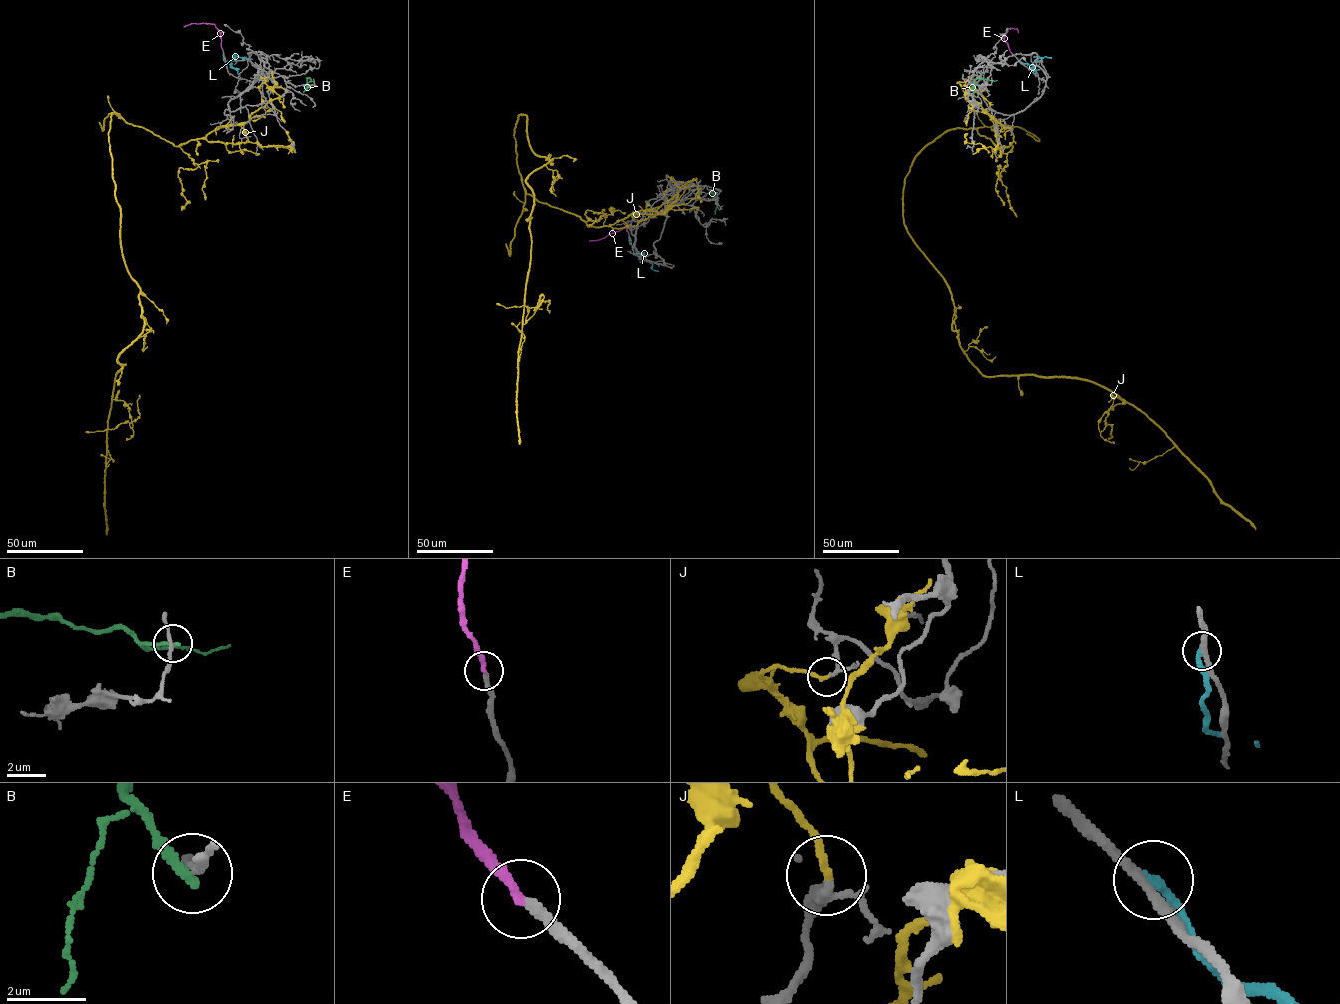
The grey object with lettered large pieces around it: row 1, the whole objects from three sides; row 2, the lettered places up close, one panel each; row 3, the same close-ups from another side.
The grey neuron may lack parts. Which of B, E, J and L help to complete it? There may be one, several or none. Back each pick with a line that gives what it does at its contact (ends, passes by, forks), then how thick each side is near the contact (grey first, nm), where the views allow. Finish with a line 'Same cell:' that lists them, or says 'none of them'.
E: it ends | 260/260 nm
Same cell: E

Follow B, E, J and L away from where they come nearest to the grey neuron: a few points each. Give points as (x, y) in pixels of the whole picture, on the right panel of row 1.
B: (992, 80), (975, 78), (974, 93)
E: (1012, 54), (1004, 37), (1010, 28), (1017, 29), (1018, 33)
J: (963, 82), (1011, 149), (945, 131), (903, 197), (959, 344), (986, 376), (1113, 391), (1255, 529)
L: (1016, 57), (1030, 65), (1038, 57), (1051, 58)

